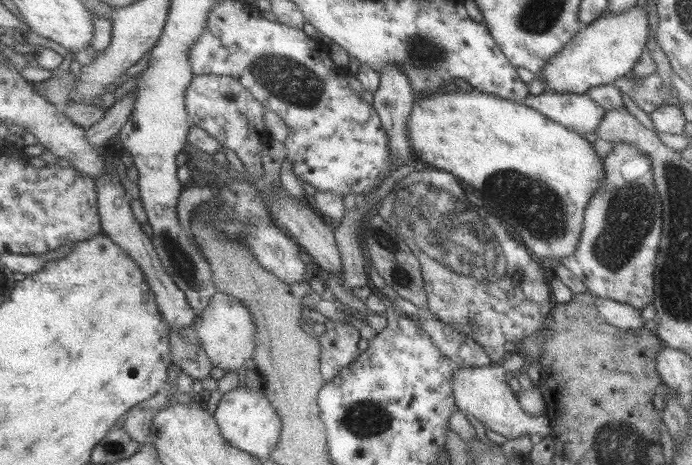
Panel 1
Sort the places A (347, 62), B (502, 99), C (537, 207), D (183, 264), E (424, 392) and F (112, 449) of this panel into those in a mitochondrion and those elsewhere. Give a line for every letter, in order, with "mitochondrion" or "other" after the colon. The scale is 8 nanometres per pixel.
A: other
B: other
C: mitochondrion
D: mitochondrion
E: other
F: mitochondrion

